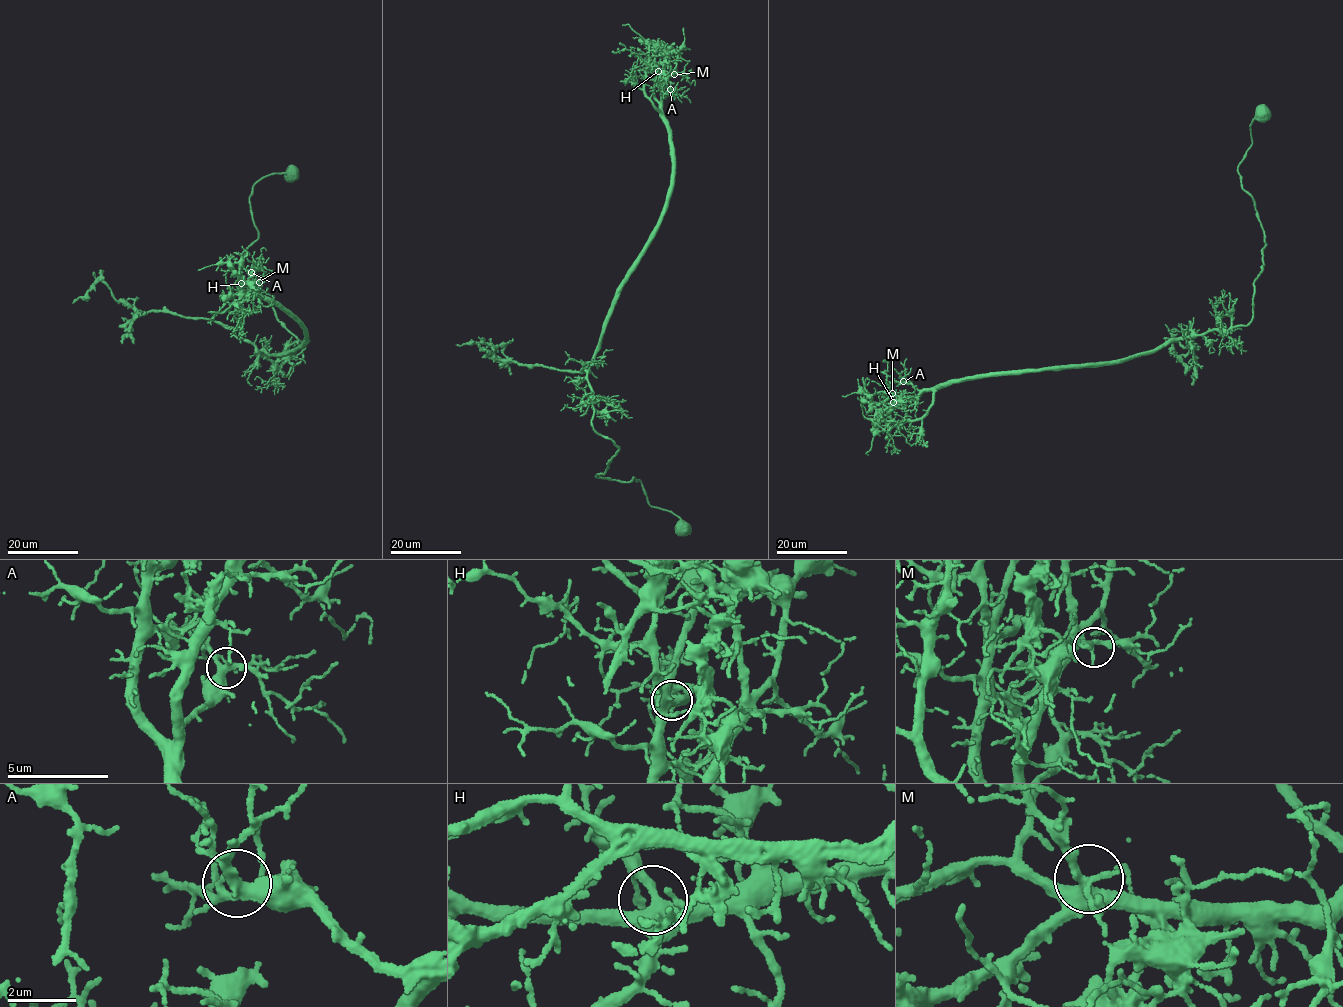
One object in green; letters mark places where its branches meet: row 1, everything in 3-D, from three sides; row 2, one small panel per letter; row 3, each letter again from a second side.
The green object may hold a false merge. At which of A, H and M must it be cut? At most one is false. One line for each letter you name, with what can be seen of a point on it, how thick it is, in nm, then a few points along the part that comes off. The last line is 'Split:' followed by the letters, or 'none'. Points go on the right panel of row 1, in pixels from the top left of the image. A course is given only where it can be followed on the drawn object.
M: (892, 393) | 180 nm | (892, 393), (893, 406), (880, 417), (866, 453), (868, 455)
Split: M

